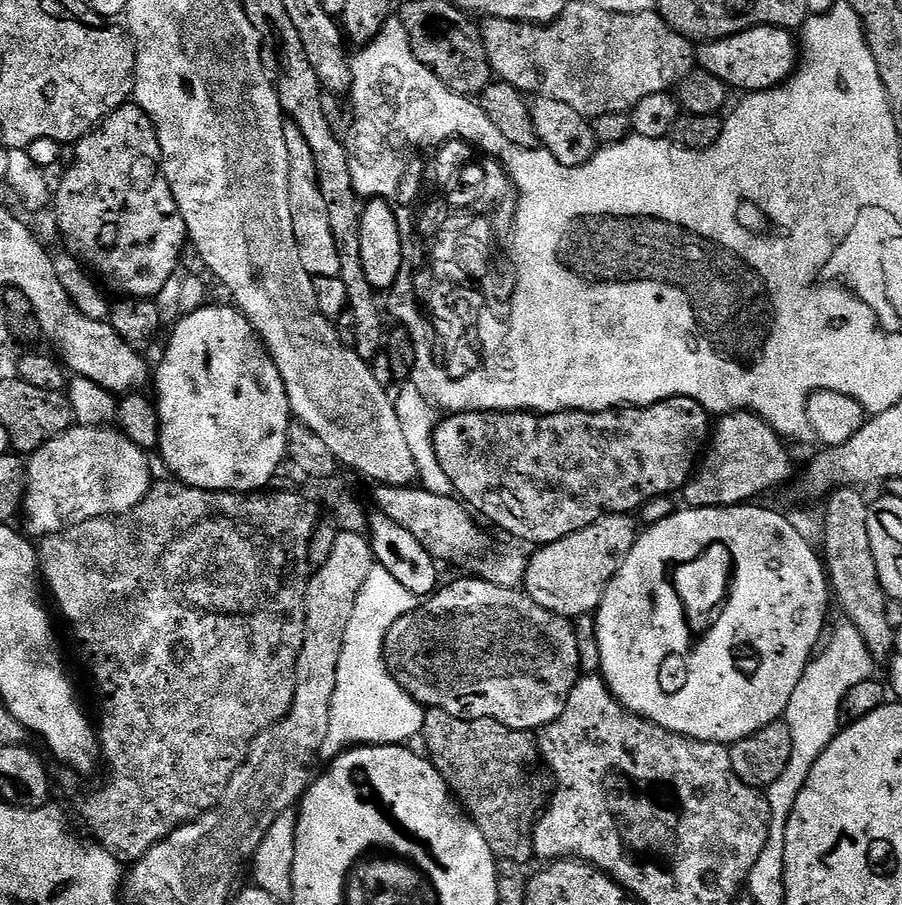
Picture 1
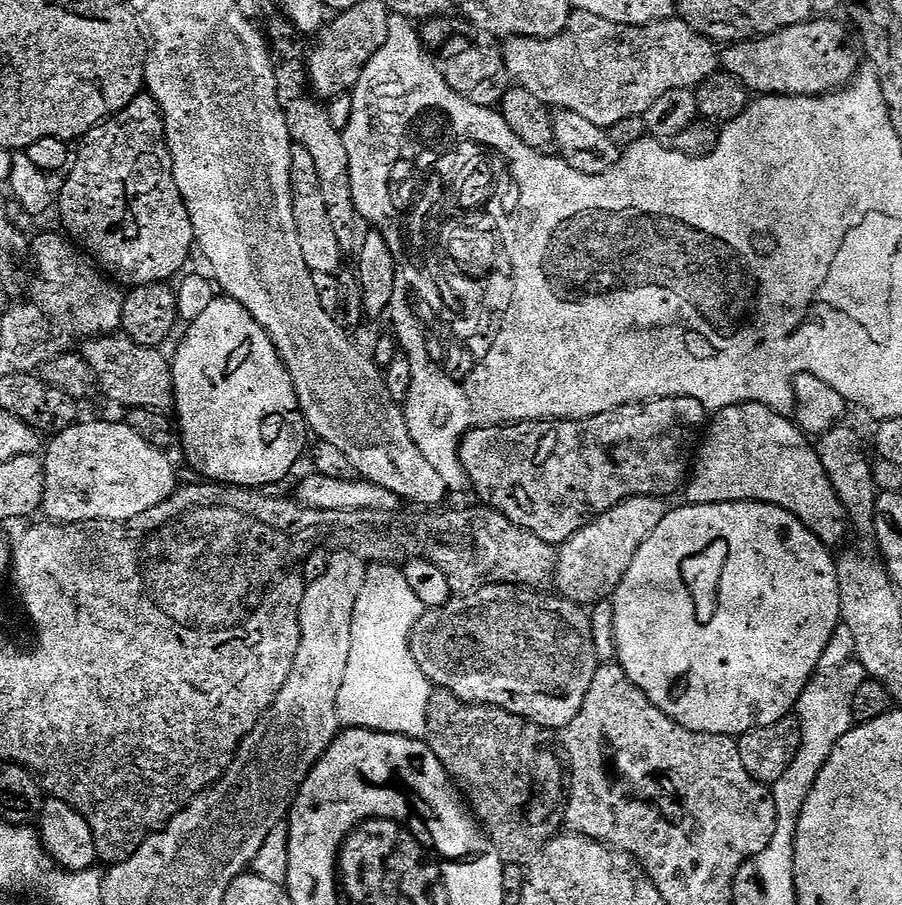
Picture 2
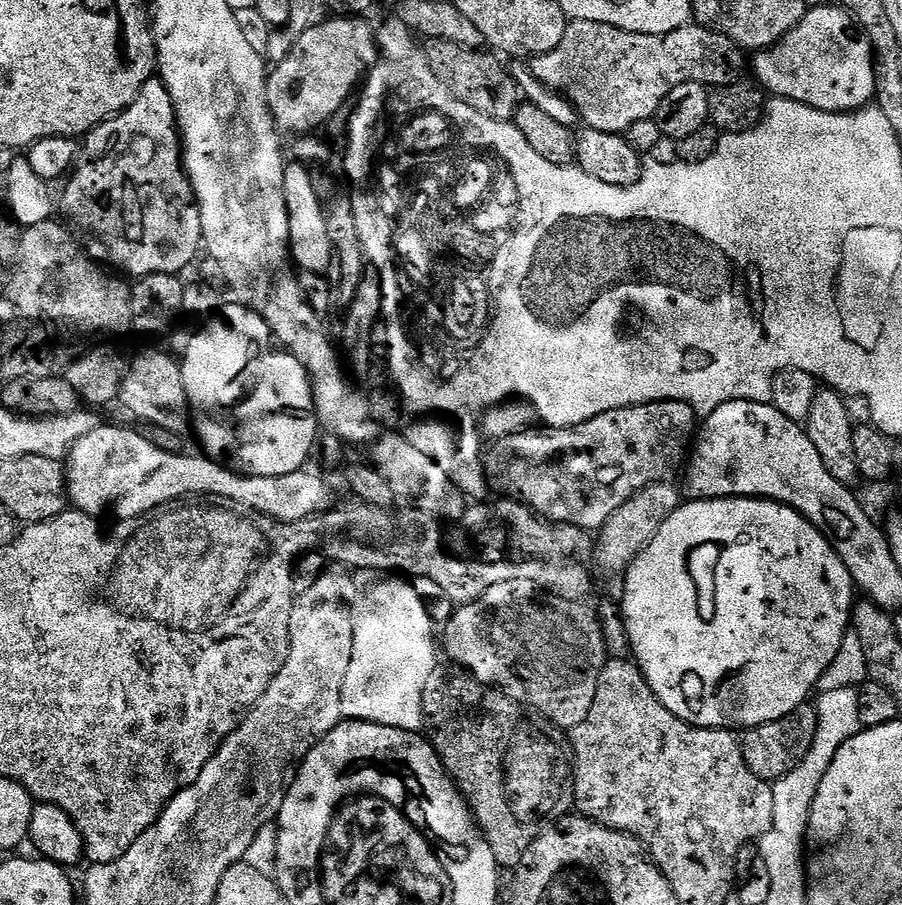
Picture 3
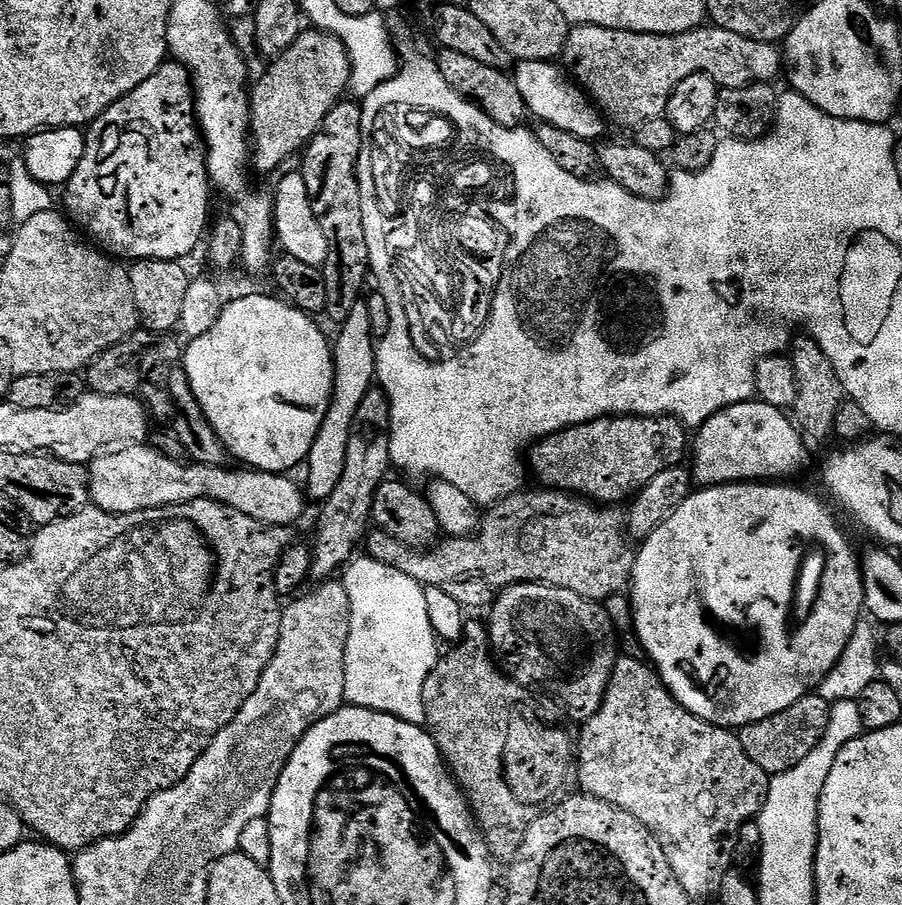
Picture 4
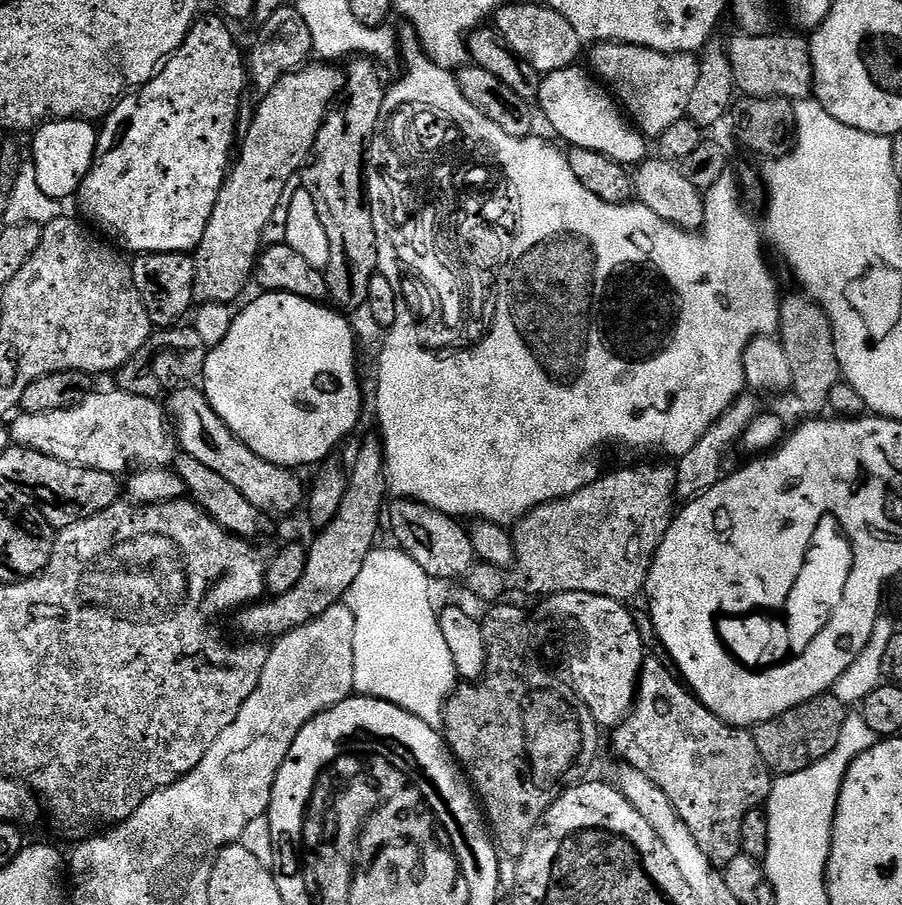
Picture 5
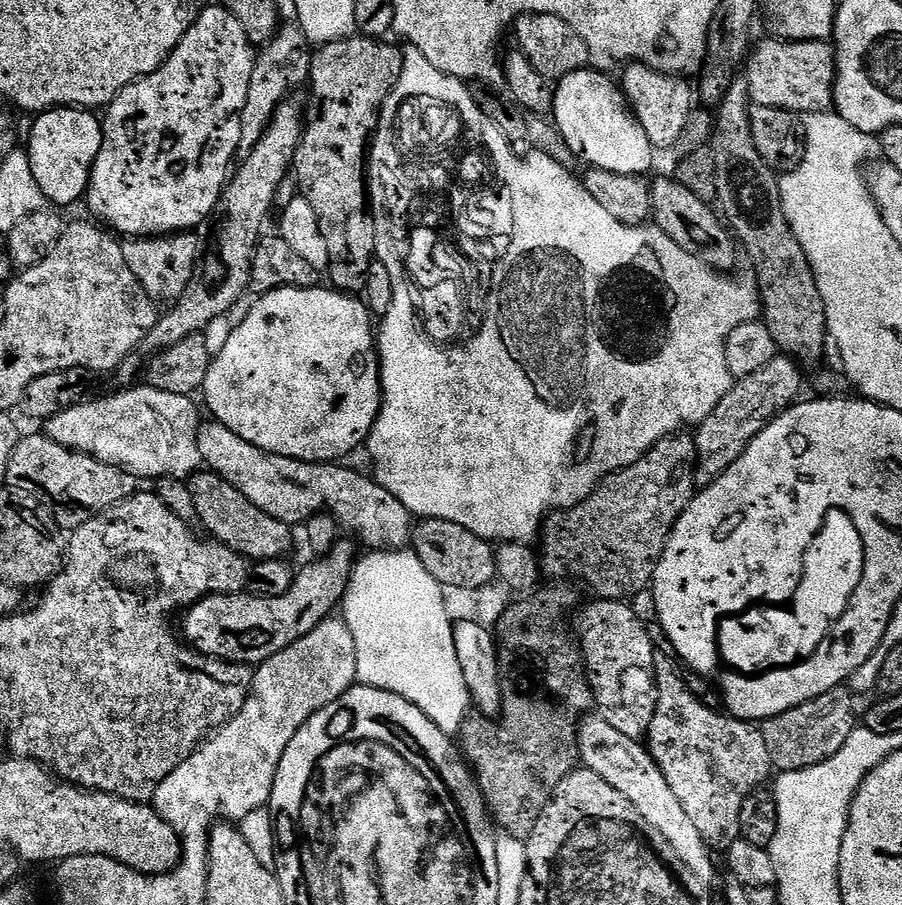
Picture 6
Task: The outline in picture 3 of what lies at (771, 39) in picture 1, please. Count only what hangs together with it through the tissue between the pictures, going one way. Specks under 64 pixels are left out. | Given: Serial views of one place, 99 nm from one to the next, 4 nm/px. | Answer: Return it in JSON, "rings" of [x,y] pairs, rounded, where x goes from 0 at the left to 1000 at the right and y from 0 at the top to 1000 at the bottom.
{"rings":[[[935,7],[897,8],[885,29],[877,31],[855,53],[839,56],[837,62],[837,92],[848,103],[866,110],[879,110],[882,115],[906,119],[909,124],[939,126],[963,118],[971,105],[971,64],[967,60],[967,49],[959,40],[957,31],[945,19],[945,14]]]}

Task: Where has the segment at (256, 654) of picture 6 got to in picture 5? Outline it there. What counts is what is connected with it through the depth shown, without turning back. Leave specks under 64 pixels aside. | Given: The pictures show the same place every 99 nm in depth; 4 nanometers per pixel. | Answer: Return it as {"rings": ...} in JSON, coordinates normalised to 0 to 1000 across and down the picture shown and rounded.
{"rings":[[[414,484],[395,499],[395,509],[386,526],[386,540],[369,576],[354,585],[349,589],[350,598],[339,606],[330,648],[326,648],[326,652],[317,652],[317,656],[312,659],[293,661],[265,673],[261,682],[263,696],[272,698],[275,702],[272,704],[302,709],[327,694],[337,694],[345,685],[361,678],[366,670],[378,666],[400,633],[407,614],[418,604],[417,591],[421,583],[424,588],[424,567],[428,561],[426,547],[429,549],[431,544],[430,523],[426,520],[426,492],[420,485]]]}

